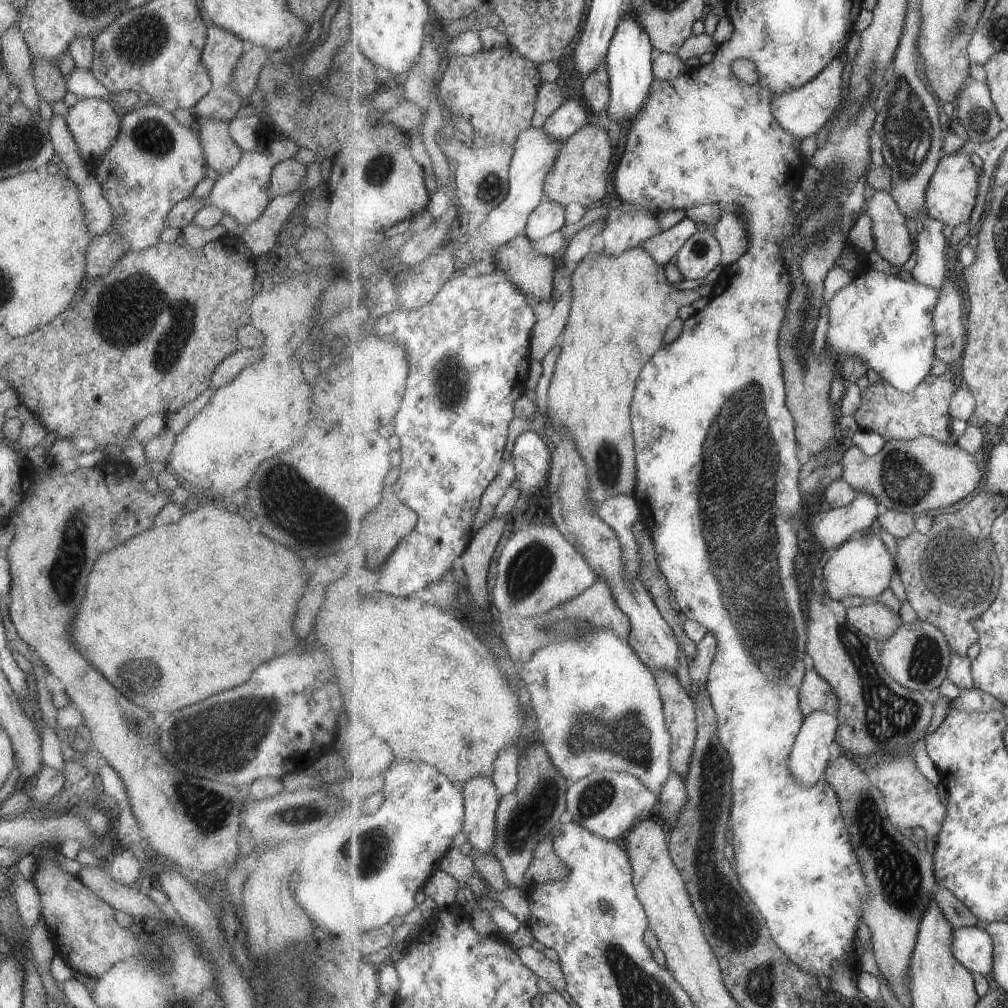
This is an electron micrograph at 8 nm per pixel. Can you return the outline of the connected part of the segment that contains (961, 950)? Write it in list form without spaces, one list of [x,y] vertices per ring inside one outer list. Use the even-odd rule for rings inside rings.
[[[959,927],[954,930],[954,954],[968,969],[986,978],[992,976],[995,946],[987,930]]]

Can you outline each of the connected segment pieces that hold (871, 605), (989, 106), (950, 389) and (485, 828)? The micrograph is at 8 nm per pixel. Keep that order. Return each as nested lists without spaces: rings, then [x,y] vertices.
[[[879,599],[848,608],[849,622],[869,638],[883,646],[903,625],[899,613],[893,612]]]
[[[973,79],[959,94],[957,104],[961,124],[974,143],[992,141],[1005,128],[987,80]]]
[[[949,367],[943,375],[929,375],[915,390],[908,393],[897,390],[882,378],[861,390],[862,402],[854,417],[861,429],[875,431],[887,442],[893,439],[912,441],[923,435],[935,437],[944,443],[954,442],[950,430],[950,422],[953,420],[950,402],[959,390],[953,382],[956,375],[954,369]]]
[[[480,774],[465,782],[466,815],[462,830],[468,834],[470,852],[487,852],[494,857],[496,849],[496,816],[501,794],[494,778]]]

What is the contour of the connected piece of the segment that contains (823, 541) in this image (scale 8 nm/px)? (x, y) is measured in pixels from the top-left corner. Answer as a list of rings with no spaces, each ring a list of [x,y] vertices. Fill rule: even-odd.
[[[859,493],[849,506],[813,514],[807,524],[814,542],[824,551],[831,550],[831,553],[856,533],[869,528],[879,516],[876,497]]]

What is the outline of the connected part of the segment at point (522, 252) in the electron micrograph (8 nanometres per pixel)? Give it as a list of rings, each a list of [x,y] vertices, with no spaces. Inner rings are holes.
[[[526,234],[517,235],[500,246],[495,258],[499,268],[521,291],[533,295],[537,302],[551,298],[555,258],[537,252]]]

